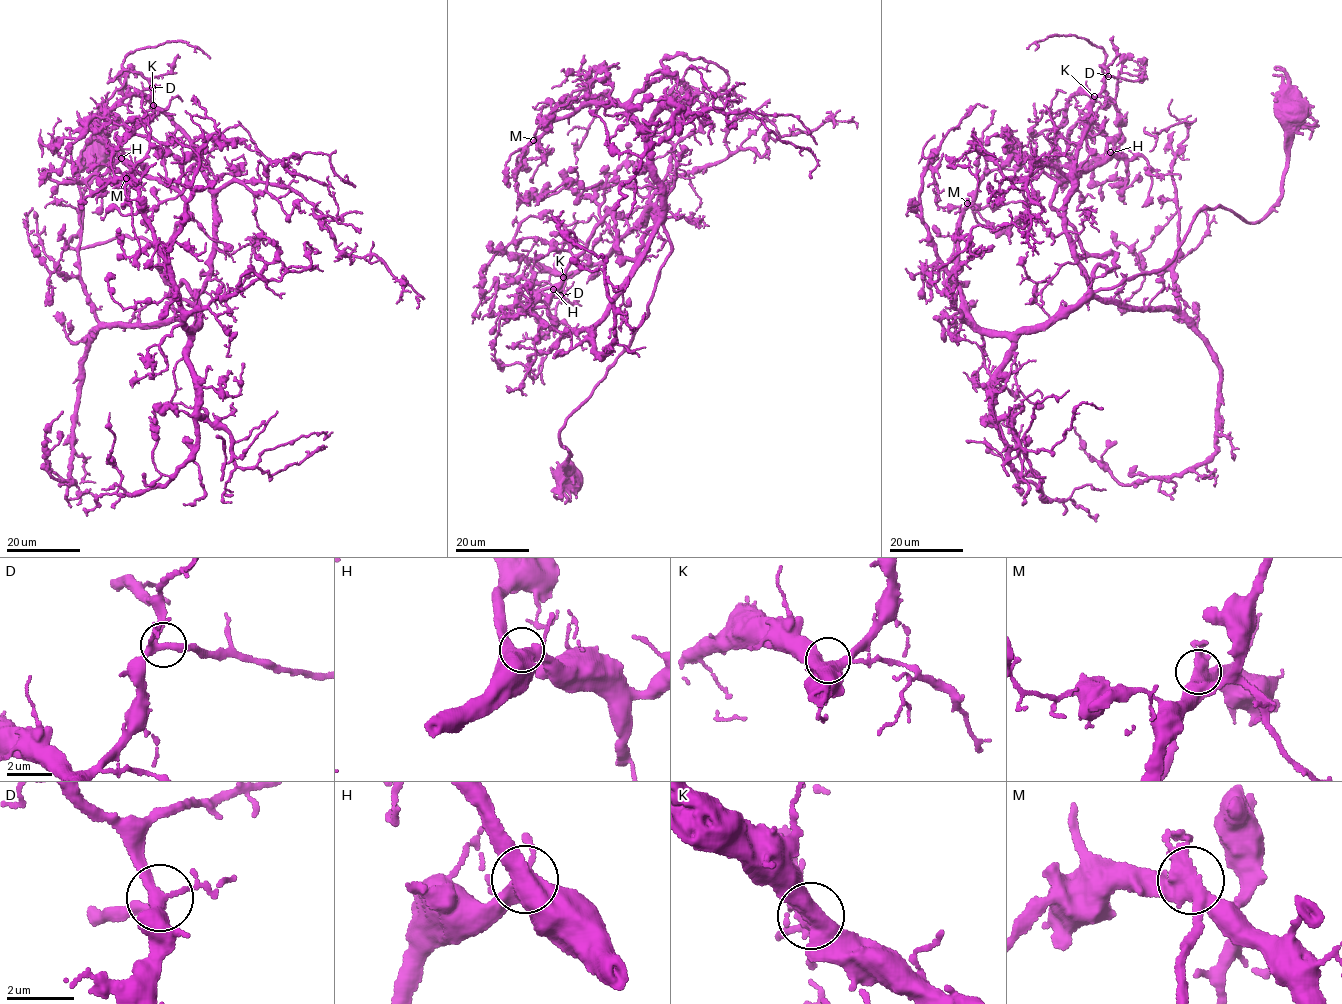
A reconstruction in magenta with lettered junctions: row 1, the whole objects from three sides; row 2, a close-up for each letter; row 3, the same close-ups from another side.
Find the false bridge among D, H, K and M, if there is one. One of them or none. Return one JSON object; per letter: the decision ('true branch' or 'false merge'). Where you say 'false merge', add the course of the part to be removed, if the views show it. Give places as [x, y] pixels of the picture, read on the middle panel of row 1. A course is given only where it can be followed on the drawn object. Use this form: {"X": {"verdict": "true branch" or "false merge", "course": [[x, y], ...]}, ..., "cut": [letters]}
{"D": {"verdict": "true branch"}, "H": {"verdict": "true branch"}, "K": {"verdict": "true branch"}, "M": {"verdict": "false merge", "course": [[534, 140], [538, 128], [566, 96]]}, "cut": ["M"]}

